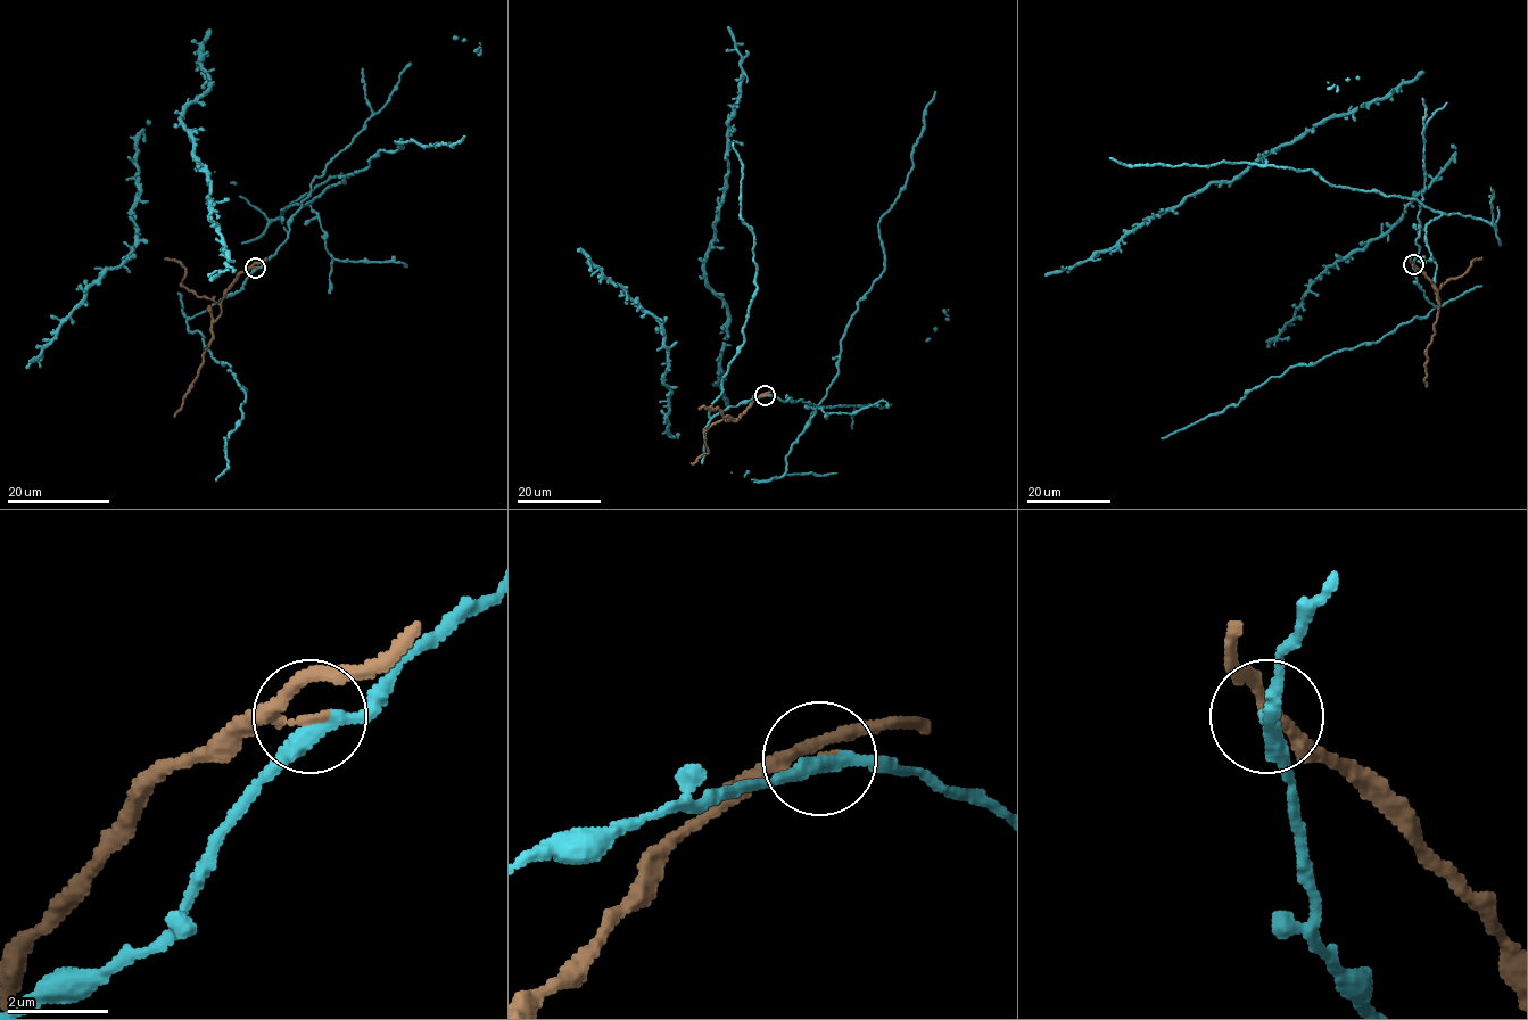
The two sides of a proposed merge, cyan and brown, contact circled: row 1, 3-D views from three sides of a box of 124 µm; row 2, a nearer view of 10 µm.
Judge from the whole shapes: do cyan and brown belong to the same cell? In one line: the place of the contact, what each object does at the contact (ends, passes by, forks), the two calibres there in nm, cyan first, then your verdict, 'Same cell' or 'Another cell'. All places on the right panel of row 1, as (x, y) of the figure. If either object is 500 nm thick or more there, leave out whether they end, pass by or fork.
Place: (1413, 264). At the ring cyan passes by. At the ring brown passes by. Thickness 320 nm (cyan) against 130 nm. Another cell

